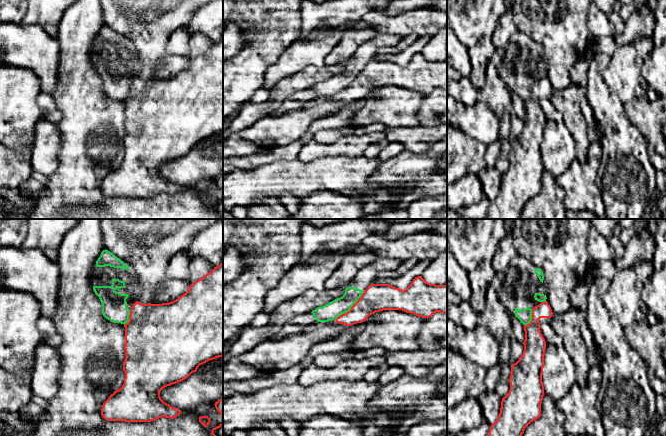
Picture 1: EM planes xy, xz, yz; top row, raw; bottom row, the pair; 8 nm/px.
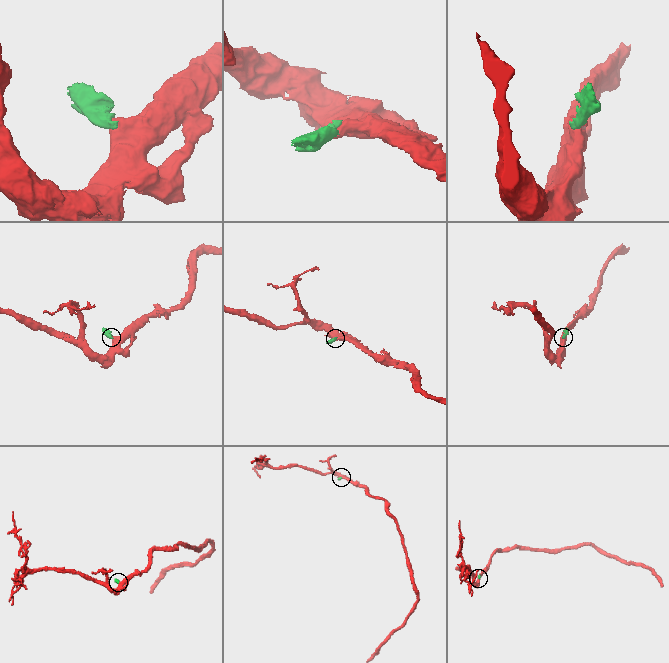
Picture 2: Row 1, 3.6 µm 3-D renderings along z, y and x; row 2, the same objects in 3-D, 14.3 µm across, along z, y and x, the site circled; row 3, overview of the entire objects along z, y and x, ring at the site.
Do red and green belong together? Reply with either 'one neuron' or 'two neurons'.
two neurons

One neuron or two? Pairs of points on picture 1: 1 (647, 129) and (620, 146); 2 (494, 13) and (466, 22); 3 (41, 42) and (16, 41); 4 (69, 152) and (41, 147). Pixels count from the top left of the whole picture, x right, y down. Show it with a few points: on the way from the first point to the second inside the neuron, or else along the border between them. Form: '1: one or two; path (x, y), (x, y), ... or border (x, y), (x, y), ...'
1: two; border (626, 113), (629, 120), (640, 132)
2: one; path (490, 21), (486, 25), (474, 25)
3: one; path (35, 42), (22, 42)
4: two; border (57, 127), (60, 133), (59, 164), (53, 173)

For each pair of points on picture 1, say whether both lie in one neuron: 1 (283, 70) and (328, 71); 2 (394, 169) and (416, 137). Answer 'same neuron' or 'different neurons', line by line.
1: different neurons
2: different neurons

